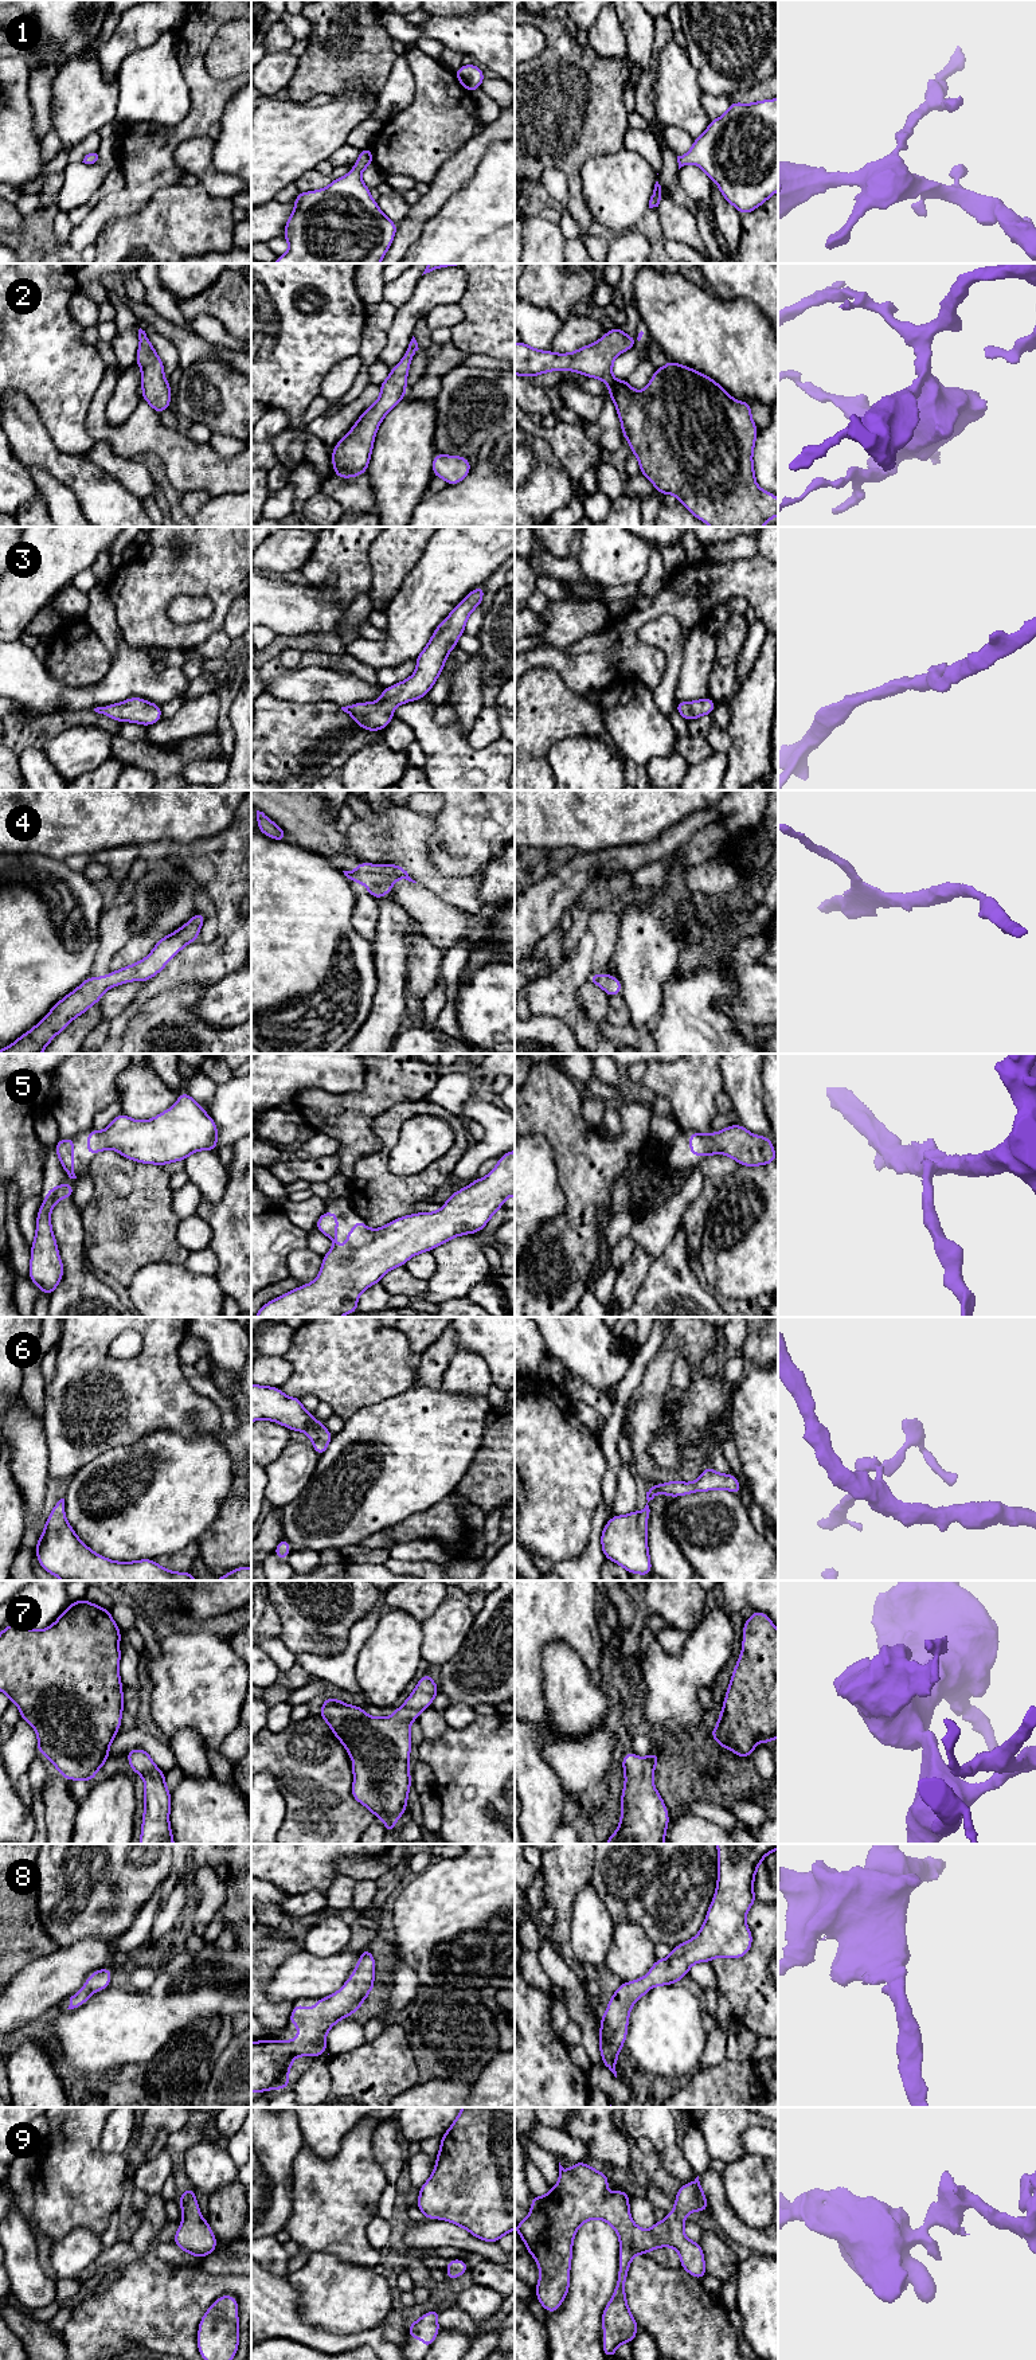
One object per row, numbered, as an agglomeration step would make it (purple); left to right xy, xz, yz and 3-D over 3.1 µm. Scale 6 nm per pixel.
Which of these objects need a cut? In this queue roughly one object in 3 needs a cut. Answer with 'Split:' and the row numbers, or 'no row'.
Split: no row

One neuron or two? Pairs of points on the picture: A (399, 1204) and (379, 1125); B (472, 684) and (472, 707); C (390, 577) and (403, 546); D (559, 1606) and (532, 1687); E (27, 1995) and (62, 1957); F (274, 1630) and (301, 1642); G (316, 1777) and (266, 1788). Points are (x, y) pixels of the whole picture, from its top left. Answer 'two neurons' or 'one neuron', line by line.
A: one neuron
B: one neuron
C: one neuron
D: one neuron
E: one neuron
F: two neurons
G: two neurons

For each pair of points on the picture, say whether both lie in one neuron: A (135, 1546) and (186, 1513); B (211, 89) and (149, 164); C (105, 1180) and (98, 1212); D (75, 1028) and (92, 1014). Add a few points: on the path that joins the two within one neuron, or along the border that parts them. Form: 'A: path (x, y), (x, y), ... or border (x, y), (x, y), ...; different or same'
A: path (147, 1534), (167, 1513), (174, 1513); same
B: path (206, 108), (168, 147); same
C: path (105, 1188), (105, 1204); same
D: path (79, 1026), (88, 1018); same

